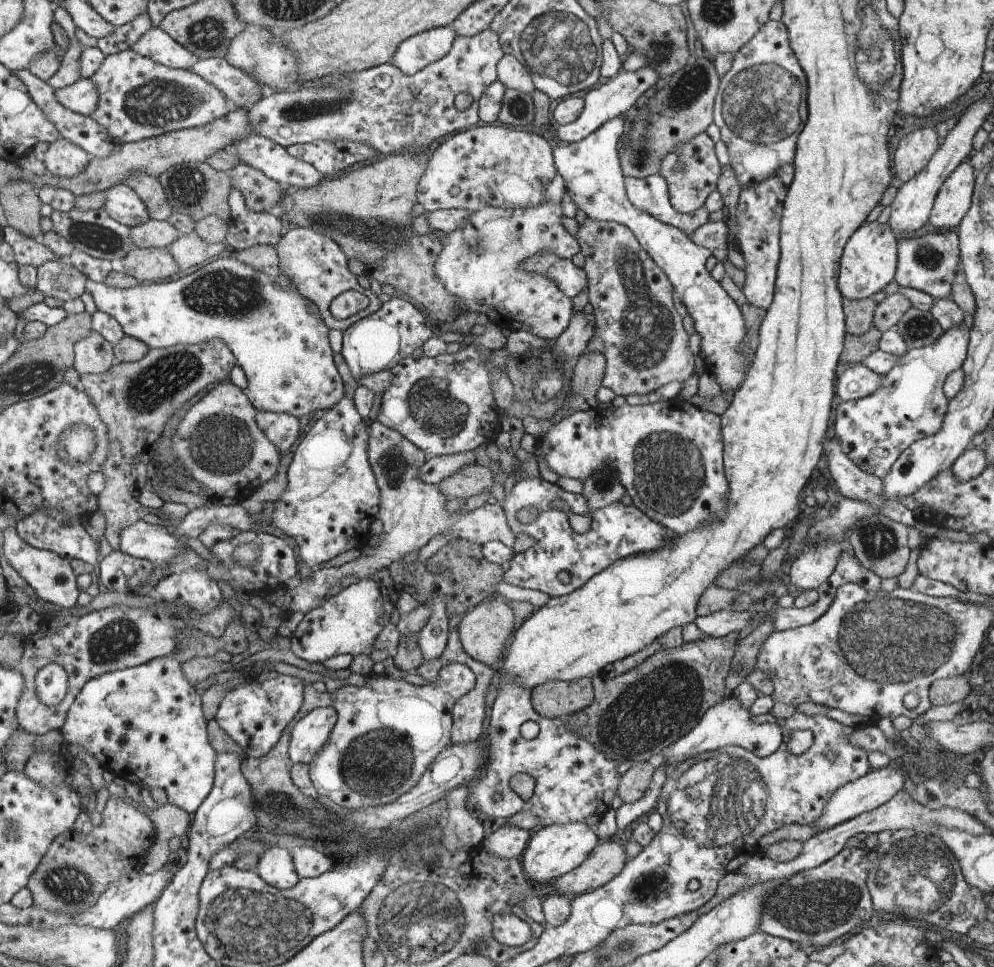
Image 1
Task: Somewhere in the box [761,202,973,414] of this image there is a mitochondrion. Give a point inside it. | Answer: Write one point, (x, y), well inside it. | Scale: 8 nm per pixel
(918, 327)

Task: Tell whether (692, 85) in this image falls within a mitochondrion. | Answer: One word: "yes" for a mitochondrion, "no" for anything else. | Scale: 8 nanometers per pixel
yes

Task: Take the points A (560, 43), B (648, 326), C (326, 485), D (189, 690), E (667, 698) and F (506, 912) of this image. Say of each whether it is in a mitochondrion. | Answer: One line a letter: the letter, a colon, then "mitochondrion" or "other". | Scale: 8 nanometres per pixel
A: mitochondrion
B: mitochondrion
C: mitochondrion
D: other
E: mitochondrion
F: other

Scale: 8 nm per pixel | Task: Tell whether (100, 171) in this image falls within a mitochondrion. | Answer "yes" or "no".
no

